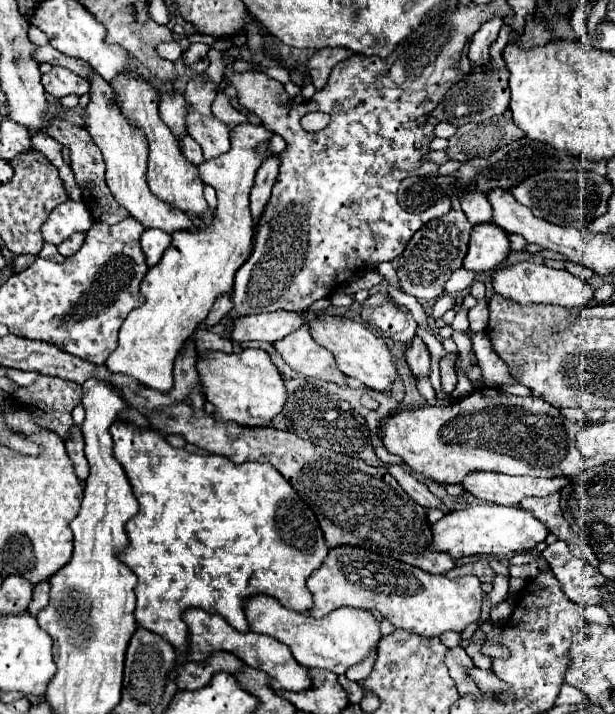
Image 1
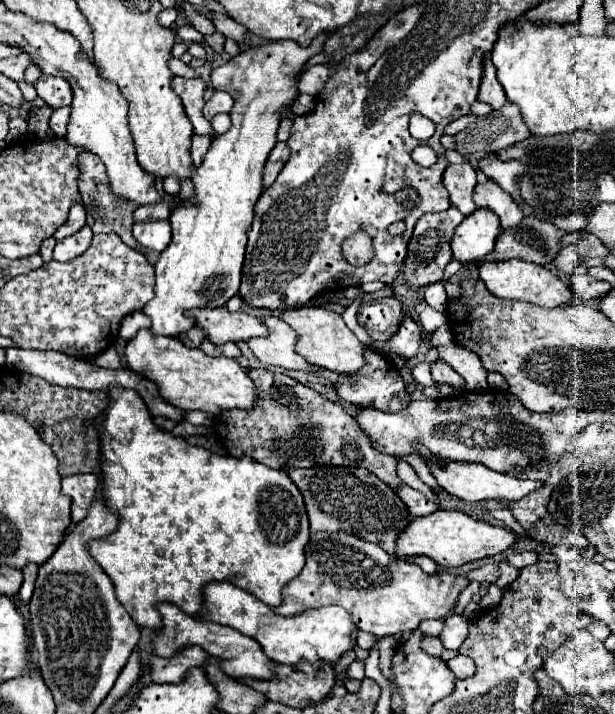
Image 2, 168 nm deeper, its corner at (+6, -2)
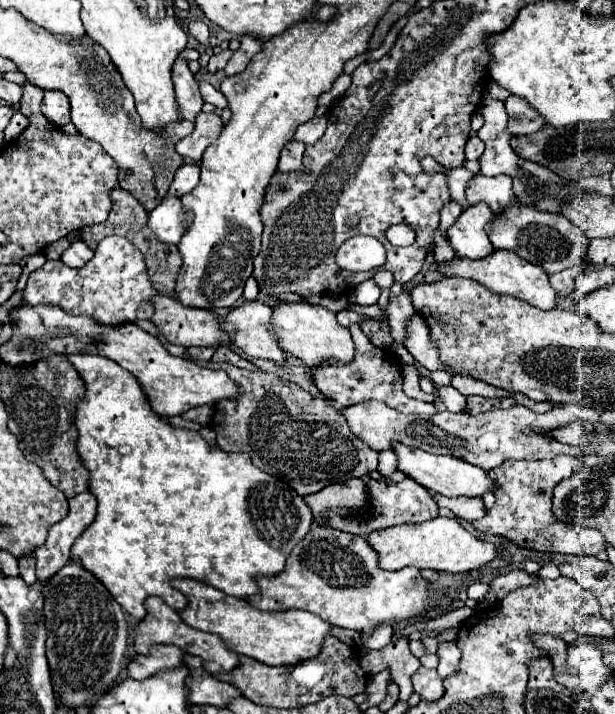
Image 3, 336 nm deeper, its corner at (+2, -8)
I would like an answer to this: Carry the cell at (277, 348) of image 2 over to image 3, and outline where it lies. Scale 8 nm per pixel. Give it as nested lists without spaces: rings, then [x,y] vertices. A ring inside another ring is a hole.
[[[245,300],[235,306],[223,320],[225,332],[231,334],[233,342],[253,358],[265,358],[273,362],[285,362],[283,350],[279,348],[273,334],[267,330],[271,320],[271,306],[263,300]]]

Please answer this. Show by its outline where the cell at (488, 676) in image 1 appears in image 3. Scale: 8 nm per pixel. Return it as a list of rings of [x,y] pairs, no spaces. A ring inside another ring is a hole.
[[[441,642],[437,648],[437,656],[439,656],[437,672],[443,678],[443,676],[449,676],[457,670],[457,664],[461,660],[461,650],[457,648],[455,642]]]

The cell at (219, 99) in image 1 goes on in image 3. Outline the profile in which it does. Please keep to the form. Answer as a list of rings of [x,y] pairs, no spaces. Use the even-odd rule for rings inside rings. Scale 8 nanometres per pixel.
[[[201,112],[195,118],[195,130],[177,142],[177,152],[181,156],[189,156],[193,160],[199,160],[205,152],[205,148],[219,136],[223,128],[223,122],[217,114],[205,114]]]

